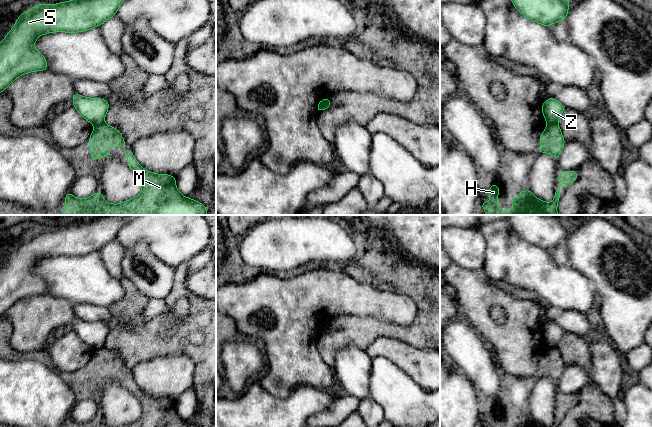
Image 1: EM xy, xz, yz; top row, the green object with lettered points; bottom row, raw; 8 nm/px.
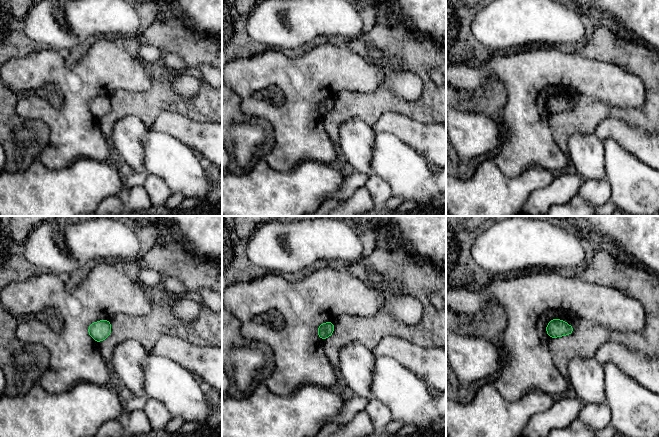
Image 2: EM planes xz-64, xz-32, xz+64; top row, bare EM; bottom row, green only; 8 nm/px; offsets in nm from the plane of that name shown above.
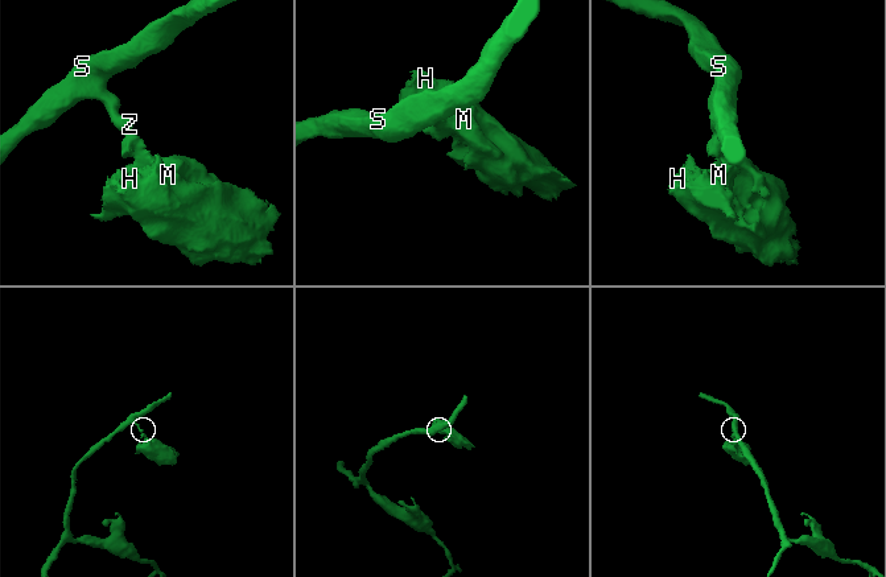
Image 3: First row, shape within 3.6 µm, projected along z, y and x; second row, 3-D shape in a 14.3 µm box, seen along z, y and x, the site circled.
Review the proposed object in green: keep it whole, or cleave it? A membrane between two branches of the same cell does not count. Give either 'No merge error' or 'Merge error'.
Merge error

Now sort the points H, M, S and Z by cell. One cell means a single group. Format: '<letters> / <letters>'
H M / S Z

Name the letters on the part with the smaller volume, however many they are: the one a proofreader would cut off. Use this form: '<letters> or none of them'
H, M

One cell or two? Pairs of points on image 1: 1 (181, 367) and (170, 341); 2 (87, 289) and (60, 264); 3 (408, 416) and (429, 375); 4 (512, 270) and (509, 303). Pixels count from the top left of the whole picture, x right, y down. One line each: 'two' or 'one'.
1: two
2: one
3: two
4: two

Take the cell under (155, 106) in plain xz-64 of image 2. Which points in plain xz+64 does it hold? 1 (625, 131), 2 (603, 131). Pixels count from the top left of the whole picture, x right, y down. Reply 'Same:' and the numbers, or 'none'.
Same: none

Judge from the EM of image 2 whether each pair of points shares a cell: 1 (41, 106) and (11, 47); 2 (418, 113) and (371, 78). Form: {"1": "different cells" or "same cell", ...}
{"1": "different cells", "2": "different cells"}

